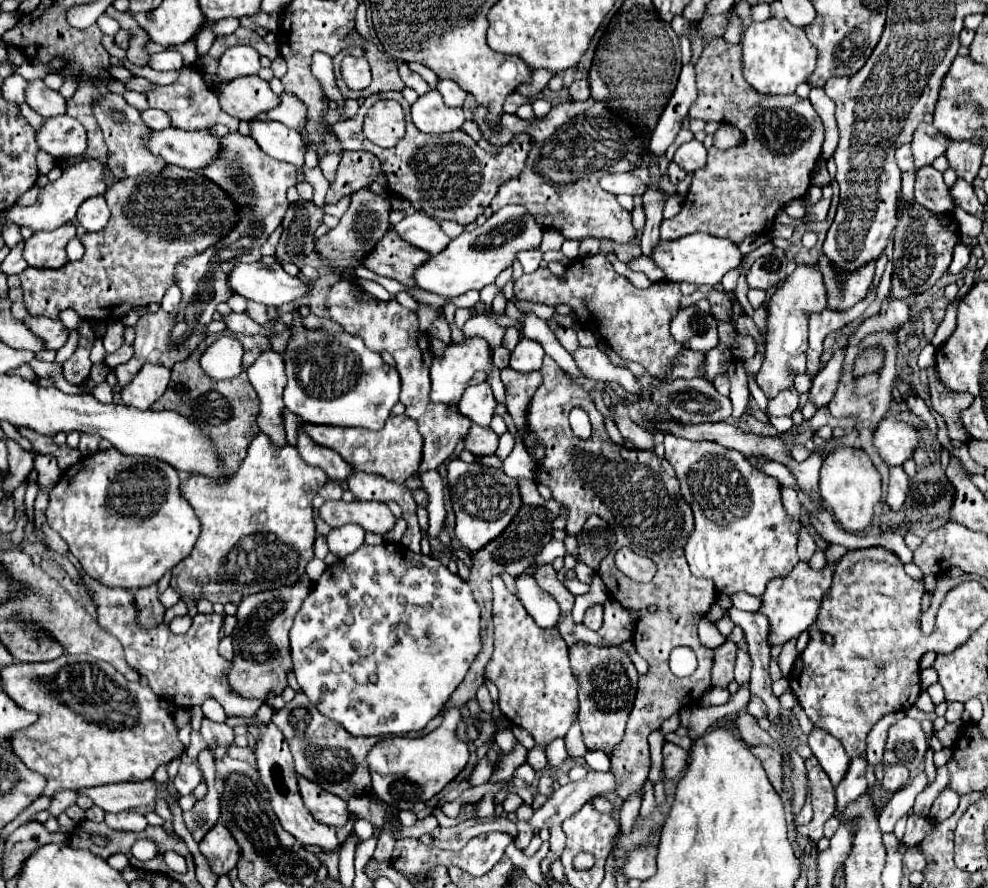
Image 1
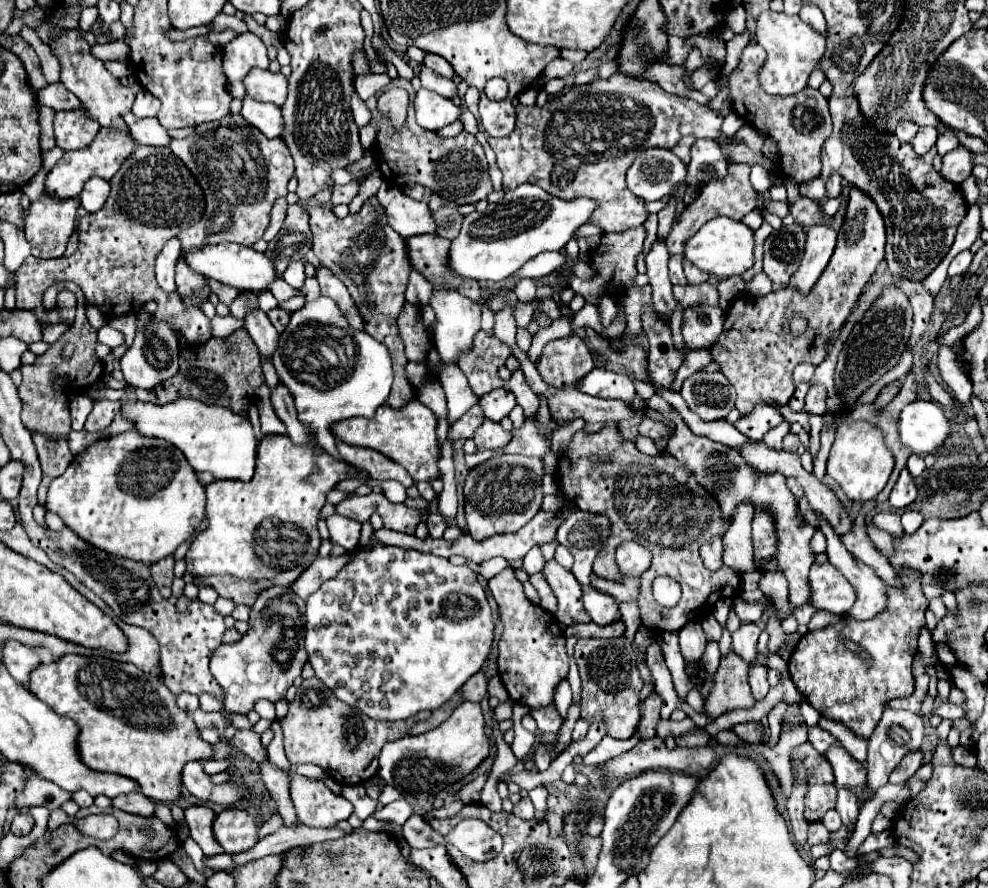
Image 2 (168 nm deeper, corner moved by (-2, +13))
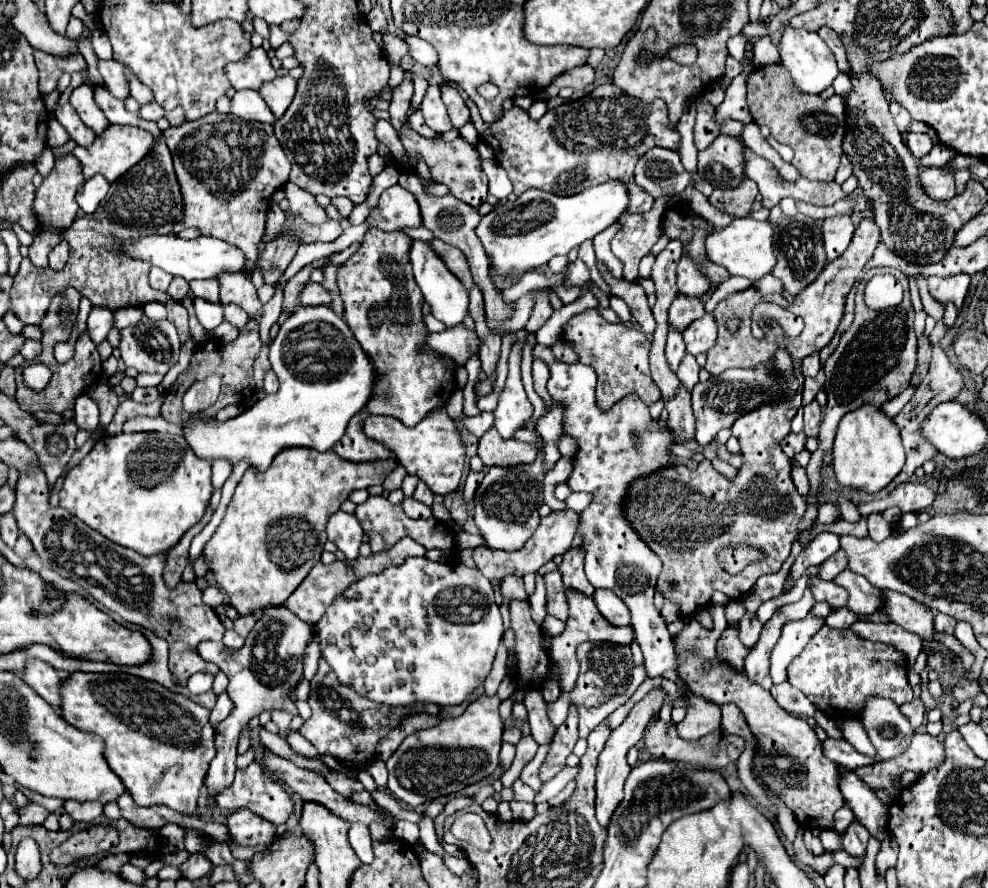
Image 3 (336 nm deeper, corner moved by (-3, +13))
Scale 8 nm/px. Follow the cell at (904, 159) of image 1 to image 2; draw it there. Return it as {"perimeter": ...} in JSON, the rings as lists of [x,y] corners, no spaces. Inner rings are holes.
{"perimeter":[[[898,121],[896,125],[896,137],[900,137],[900,141],[912,141],[912,137],[918,133],[918,125],[912,121]]]}

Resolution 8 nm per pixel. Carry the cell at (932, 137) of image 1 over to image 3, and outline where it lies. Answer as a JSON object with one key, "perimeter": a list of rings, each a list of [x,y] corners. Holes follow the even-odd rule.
{"perimeter":[[[909,133],[909,135],[907,135],[907,145],[909,145],[911,153],[913,153],[917,159],[921,159],[923,155],[927,155],[927,153],[931,151],[933,141],[931,141],[931,137],[929,137],[927,133]]]}

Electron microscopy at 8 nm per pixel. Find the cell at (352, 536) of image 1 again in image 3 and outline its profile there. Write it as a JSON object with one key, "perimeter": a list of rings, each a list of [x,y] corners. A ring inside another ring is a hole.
{"perimeter":[[[337,511],[329,517],[327,537],[329,537],[329,541],[333,541],[345,553],[347,559],[355,559],[359,555],[363,529],[351,513]]]}

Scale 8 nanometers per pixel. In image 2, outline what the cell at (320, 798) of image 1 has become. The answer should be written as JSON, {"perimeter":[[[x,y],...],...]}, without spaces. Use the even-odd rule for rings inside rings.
{"perimeter":[[[294,775],[290,781],[290,795],[296,807],[298,821],[314,827],[336,827],[342,819],[352,815],[352,803],[336,797],[322,781]]]}

